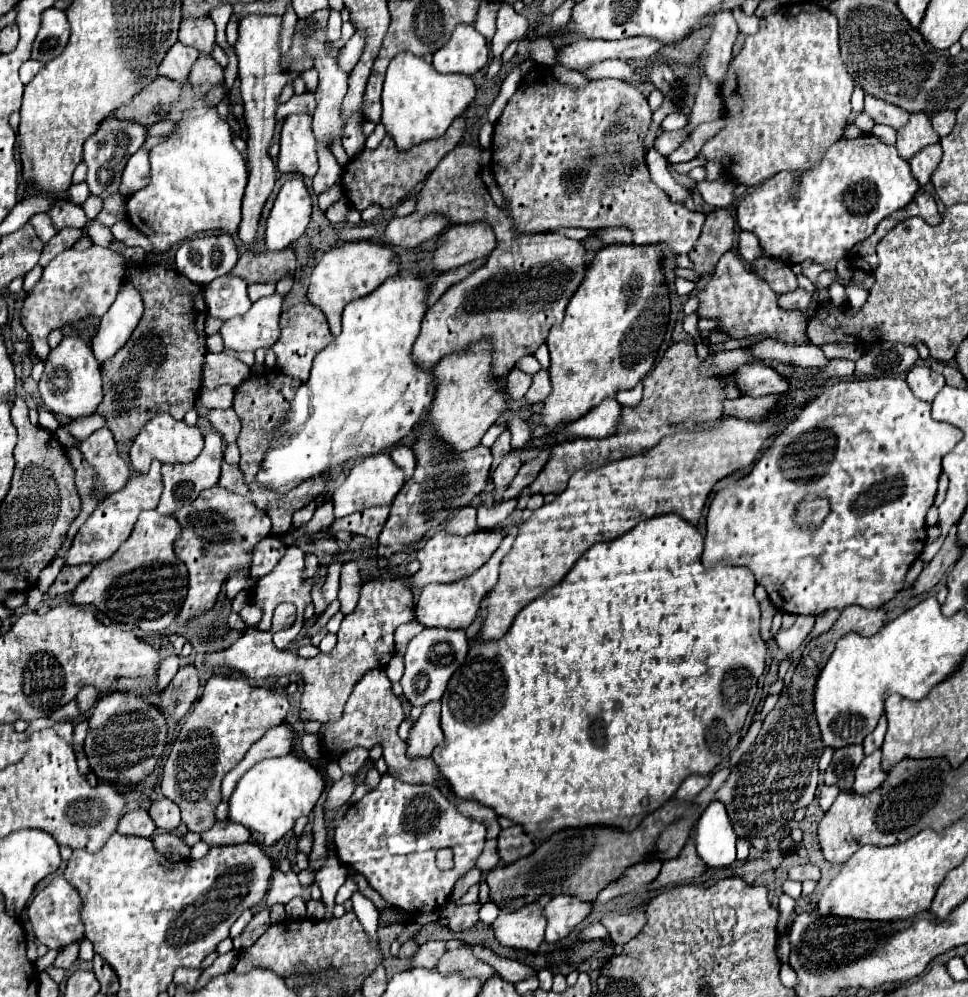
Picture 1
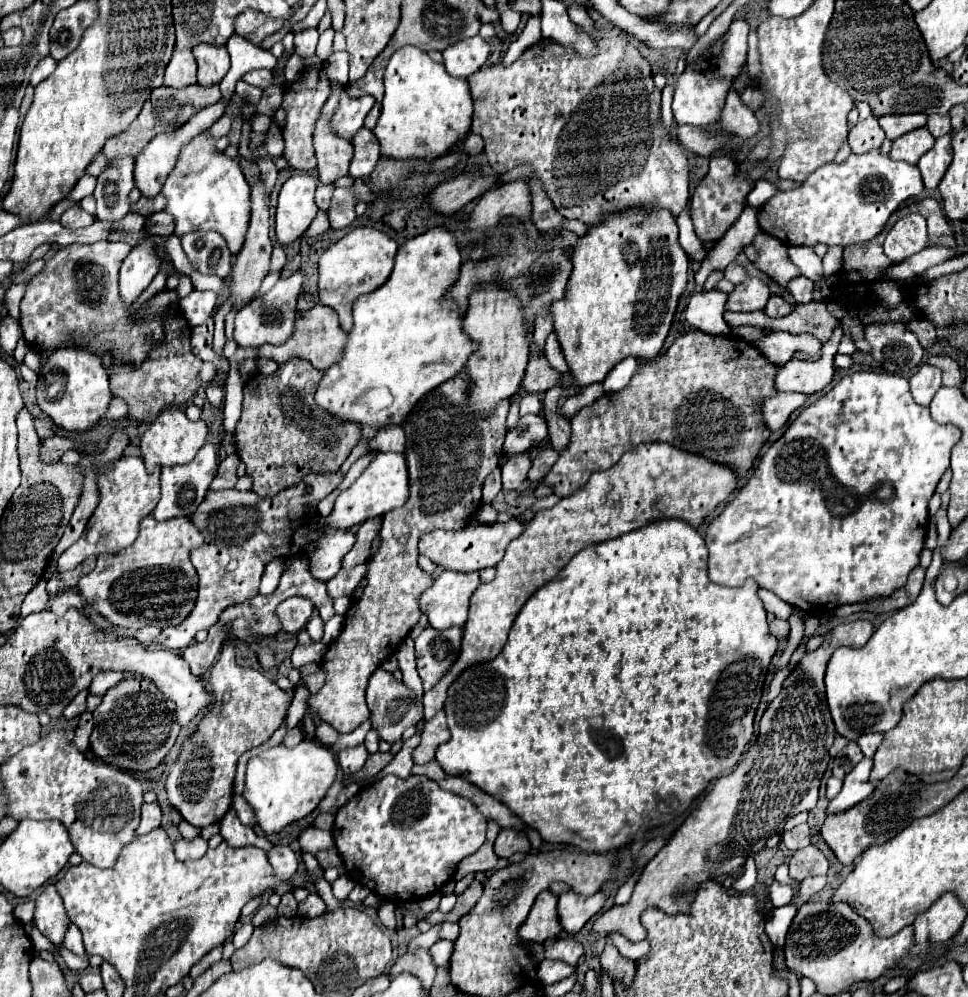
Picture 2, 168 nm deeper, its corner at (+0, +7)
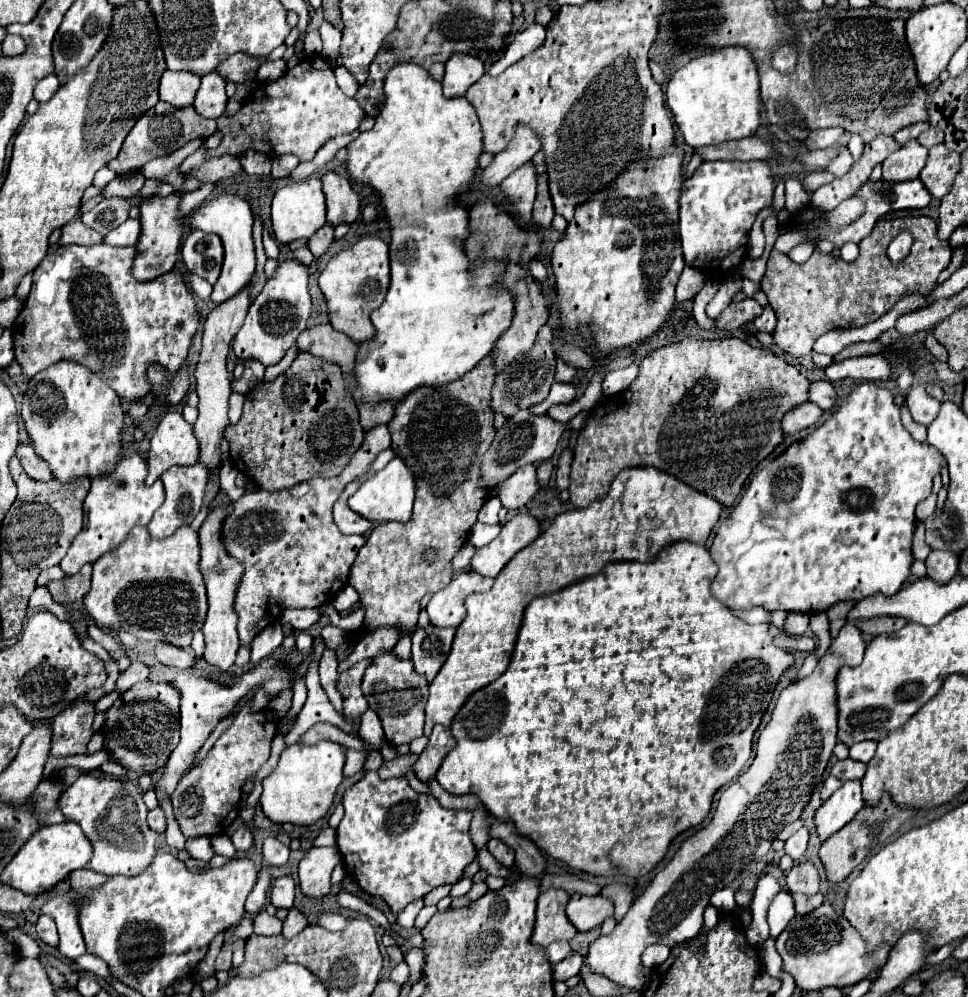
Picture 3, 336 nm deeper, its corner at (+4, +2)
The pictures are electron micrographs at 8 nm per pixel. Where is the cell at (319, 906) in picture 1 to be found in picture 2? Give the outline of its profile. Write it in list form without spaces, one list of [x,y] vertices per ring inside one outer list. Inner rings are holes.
[[[340,876],[334,883],[331,884],[332,893],[337,899],[347,899],[349,893],[353,890],[356,884],[357,882],[350,879],[349,876]]]

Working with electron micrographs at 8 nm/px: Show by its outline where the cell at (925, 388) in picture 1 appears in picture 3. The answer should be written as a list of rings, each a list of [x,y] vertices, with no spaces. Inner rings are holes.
[[[915,384],[911,386],[907,398],[905,398],[907,408],[911,410],[911,416],[915,422],[929,426],[929,422],[933,420],[933,416],[937,416],[941,402],[935,400],[933,396],[927,394],[925,384]]]

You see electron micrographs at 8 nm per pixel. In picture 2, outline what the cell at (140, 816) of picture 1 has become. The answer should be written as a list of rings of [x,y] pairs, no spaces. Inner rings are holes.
[[[145,803],[141,811],[141,825],[139,825],[139,835],[145,835],[161,825],[161,807],[159,803]]]

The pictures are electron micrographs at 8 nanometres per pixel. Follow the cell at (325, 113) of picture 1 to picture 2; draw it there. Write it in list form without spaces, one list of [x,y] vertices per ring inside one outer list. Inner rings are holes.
[[[337,85],[331,99],[327,101],[323,115],[317,123],[313,145],[315,145],[315,155],[317,155],[317,173],[321,183],[335,183],[339,177],[349,175],[349,163],[353,159],[353,145],[341,137],[337,137],[329,121],[333,117],[333,109],[337,107],[339,93],[343,85]]]

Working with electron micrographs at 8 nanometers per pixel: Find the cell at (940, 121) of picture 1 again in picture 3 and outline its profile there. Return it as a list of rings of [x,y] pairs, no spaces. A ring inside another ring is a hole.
[[[929,128],[929,130],[925,130],[917,140],[919,140],[925,148],[931,148],[931,146],[943,142],[943,132],[937,130],[937,128]]]

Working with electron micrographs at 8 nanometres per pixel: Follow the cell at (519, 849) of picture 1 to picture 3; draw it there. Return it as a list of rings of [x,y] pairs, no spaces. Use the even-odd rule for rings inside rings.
[[[491,838],[491,840],[487,842],[487,848],[489,848],[489,852],[495,856],[495,860],[501,862],[503,866],[511,868],[511,866],[515,864],[515,852],[513,852],[509,846],[505,846],[501,840]]]

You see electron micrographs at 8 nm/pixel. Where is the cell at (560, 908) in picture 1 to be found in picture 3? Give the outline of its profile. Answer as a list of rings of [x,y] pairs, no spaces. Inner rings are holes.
[[[571,894],[565,912],[567,912],[569,922],[579,932],[587,932],[587,930],[603,924],[603,920],[613,914],[613,902],[603,896]]]

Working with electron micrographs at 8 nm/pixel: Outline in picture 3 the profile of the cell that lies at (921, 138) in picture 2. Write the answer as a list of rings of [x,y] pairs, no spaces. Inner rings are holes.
[[[909,140],[883,162],[883,178],[889,182],[913,180],[919,176],[925,162],[927,148],[917,144],[917,140]]]

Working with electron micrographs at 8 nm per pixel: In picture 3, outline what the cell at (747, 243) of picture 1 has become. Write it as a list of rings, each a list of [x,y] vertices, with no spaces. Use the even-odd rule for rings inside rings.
[[[905,216],[895,218],[885,226],[875,226],[863,244],[859,244],[859,256],[853,262],[815,250],[807,262],[795,264],[787,254],[771,252],[761,288],[777,314],[777,328],[773,332],[775,344],[795,358],[805,356],[821,334],[835,328],[865,326],[893,308],[907,292],[929,294],[949,262],[949,240],[937,238],[937,224],[929,216]],[[905,228],[913,232],[914,242],[907,258],[893,264],[887,260],[885,248],[889,240]]]

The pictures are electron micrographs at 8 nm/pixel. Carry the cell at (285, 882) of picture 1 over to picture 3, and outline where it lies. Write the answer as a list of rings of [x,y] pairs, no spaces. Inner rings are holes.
[[[265,838],[263,842],[263,864],[265,866],[283,866],[289,858],[289,848],[283,846],[277,838]]]

